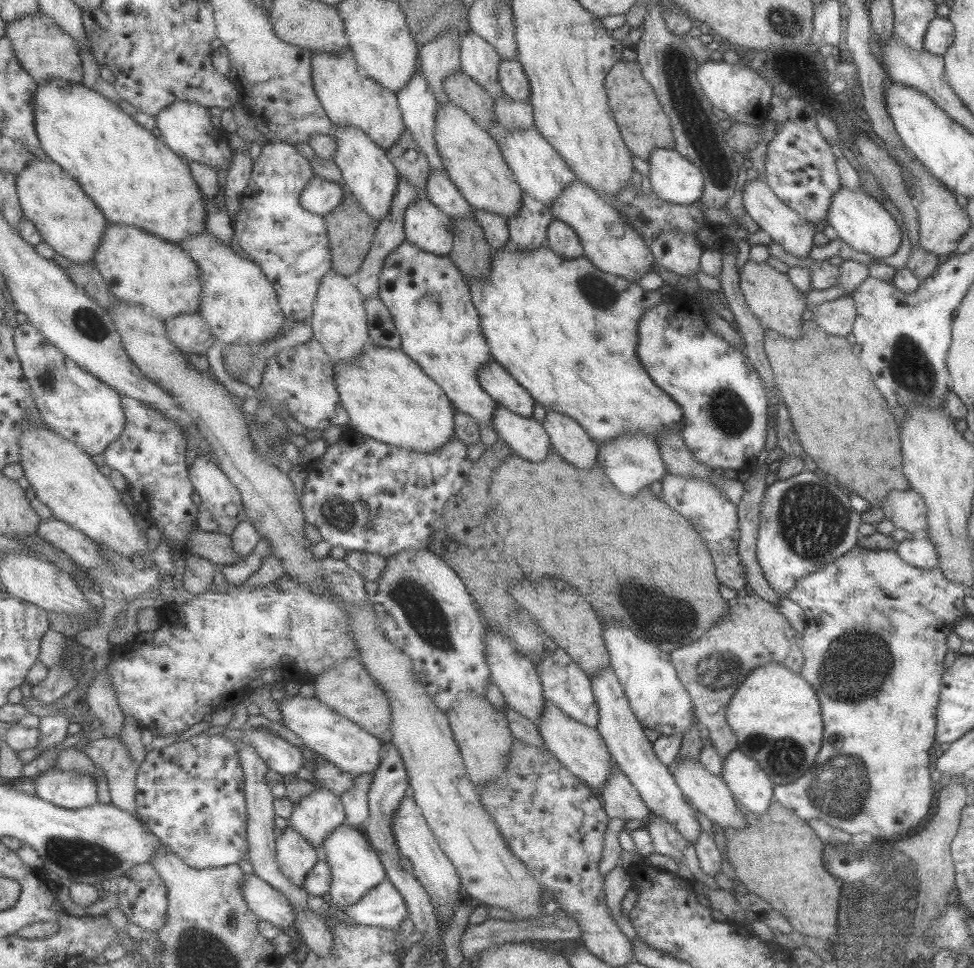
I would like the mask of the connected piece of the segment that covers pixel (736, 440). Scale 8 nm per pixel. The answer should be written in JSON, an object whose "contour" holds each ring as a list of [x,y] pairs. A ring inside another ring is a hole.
{"contour":[[[666,298],[664,302],[656,304],[652,310],[646,310],[646,313],[642,316],[642,321],[638,322],[638,358],[641,359],[642,365],[646,367],[646,371],[649,372],[653,382],[656,383],[666,394],[670,395],[674,401],[676,401],[682,411],[684,411],[684,418],[680,420],[678,424],[678,433],[684,439],[686,446],[694,453],[694,457],[698,461],[704,462],[708,467],[723,468],[723,470],[732,468],[738,472],[750,470],[758,462],[758,456],[762,450],[764,450],[766,444],[766,434],[769,422],[769,402],[768,395],[766,395],[766,385],[762,381],[761,376],[758,375],[756,367],[752,365],[750,359],[747,359],[747,355],[736,349],[736,347],[730,345],[730,343],[721,336],[718,336],[705,322],[700,318],[698,320],[698,314],[690,314],[688,308],[678,308],[670,301],[670,298]]]}

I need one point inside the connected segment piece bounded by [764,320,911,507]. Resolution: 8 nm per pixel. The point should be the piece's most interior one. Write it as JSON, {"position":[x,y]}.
{"position":[844,423]}

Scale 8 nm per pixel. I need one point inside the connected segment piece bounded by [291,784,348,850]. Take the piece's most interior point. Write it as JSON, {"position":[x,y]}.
{"position":[318,816]}

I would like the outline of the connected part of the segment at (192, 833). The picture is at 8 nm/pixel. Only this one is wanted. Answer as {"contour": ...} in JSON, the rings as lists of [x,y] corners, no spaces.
{"contour":[[[203,732],[199,735],[194,735],[191,739],[187,739],[186,741],[179,741],[172,744],[172,746],[150,751],[139,769],[138,804],[140,804],[140,807],[138,807],[138,812],[140,812],[140,816],[142,816],[142,819],[149,825],[148,827],[165,842],[170,850],[180,856],[190,867],[211,869],[239,864],[241,860],[244,860],[244,856],[249,855],[251,851],[249,835],[250,811],[246,792],[247,772],[242,764],[241,751],[238,749],[238,741],[228,739],[224,737],[222,733],[210,735]]]}

